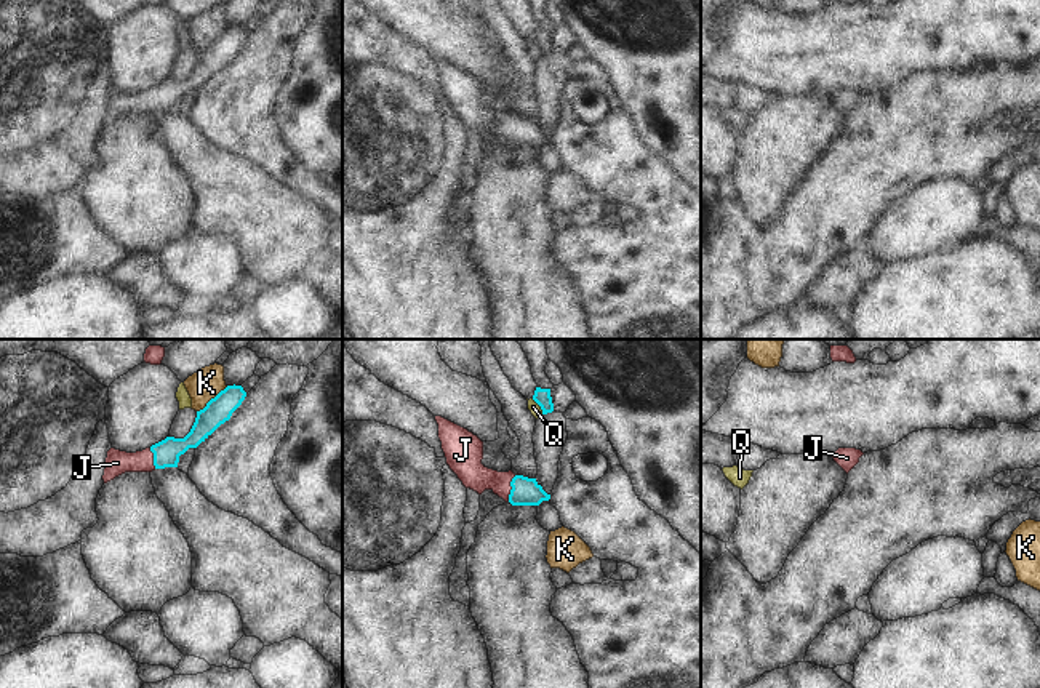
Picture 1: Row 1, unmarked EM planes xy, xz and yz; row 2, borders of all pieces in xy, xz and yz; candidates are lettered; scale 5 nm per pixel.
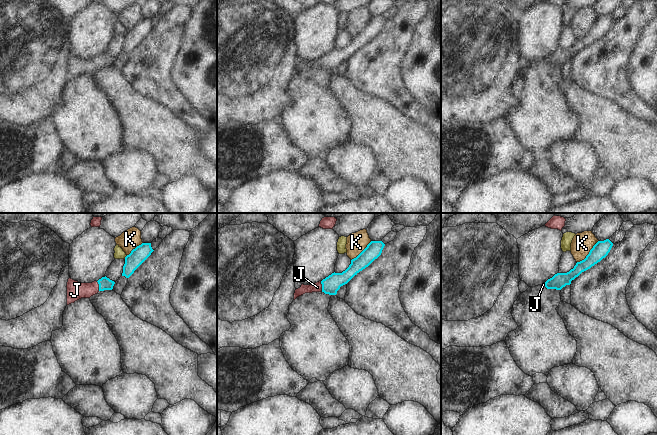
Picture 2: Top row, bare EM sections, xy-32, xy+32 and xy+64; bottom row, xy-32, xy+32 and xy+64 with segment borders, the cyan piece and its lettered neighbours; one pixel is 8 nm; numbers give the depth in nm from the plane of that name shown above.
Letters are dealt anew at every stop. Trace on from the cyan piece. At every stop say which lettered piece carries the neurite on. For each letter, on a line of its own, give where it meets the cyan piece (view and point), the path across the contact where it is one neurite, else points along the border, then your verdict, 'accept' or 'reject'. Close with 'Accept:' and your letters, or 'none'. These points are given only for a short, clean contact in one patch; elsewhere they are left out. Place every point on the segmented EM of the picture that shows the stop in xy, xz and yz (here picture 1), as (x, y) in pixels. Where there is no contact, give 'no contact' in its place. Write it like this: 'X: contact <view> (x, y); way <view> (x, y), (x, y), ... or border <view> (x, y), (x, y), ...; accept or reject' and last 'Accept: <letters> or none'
J: contact xz (512, 488); way xz (525, 492), (512, 488), (479, 479), (469, 469); accept
K: contact xy (212, 399); reject
Q: contact xz (540, 405); reject
Accept: J

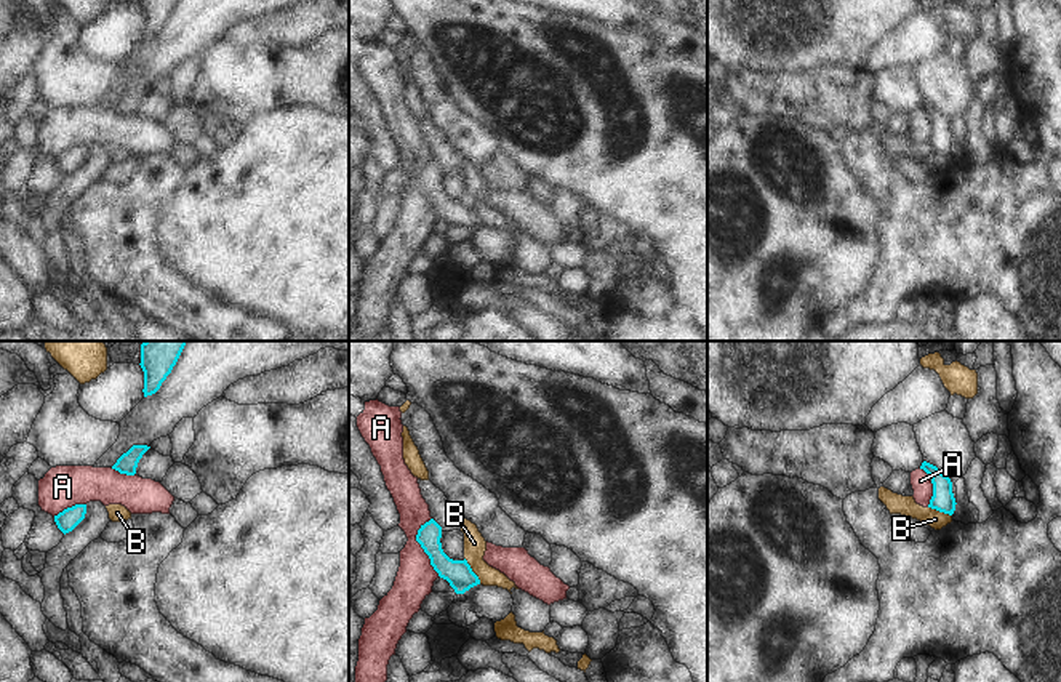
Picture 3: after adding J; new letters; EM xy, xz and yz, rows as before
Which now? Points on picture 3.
A: contact xz (421, 546); reject
B: contact xz (471, 570); border xz (464, 557), (480, 583); reject
Accept: none

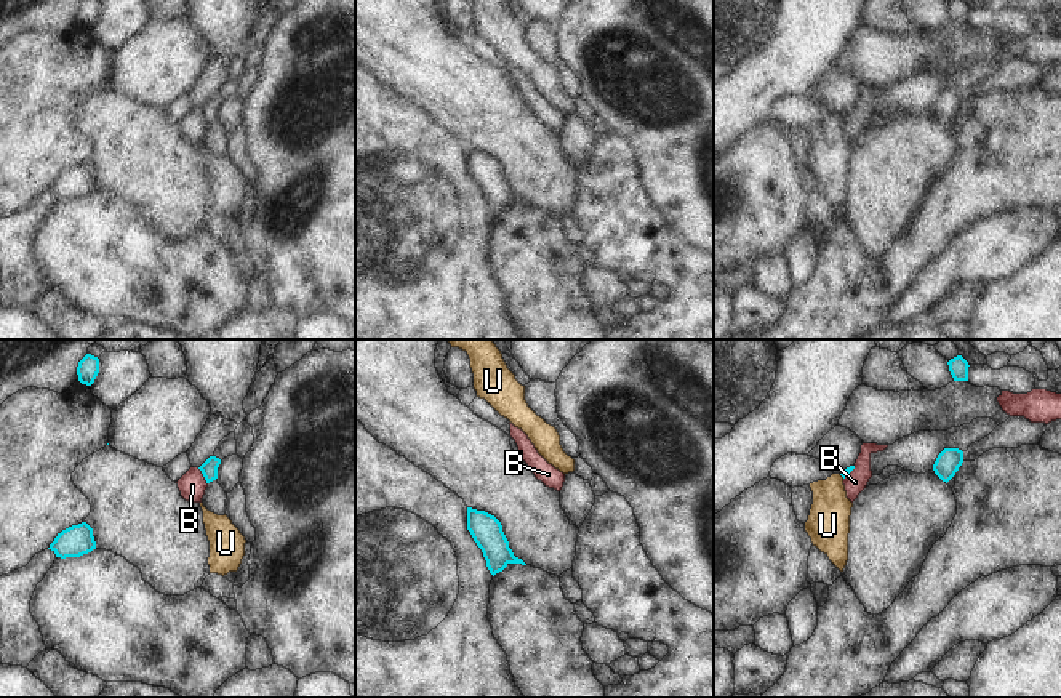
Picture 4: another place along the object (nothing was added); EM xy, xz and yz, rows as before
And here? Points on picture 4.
B: contact xy (204, 476); reject
U: contact yz (842, 476); border yz (839, 474), (844, 477); reject
Accept: none

